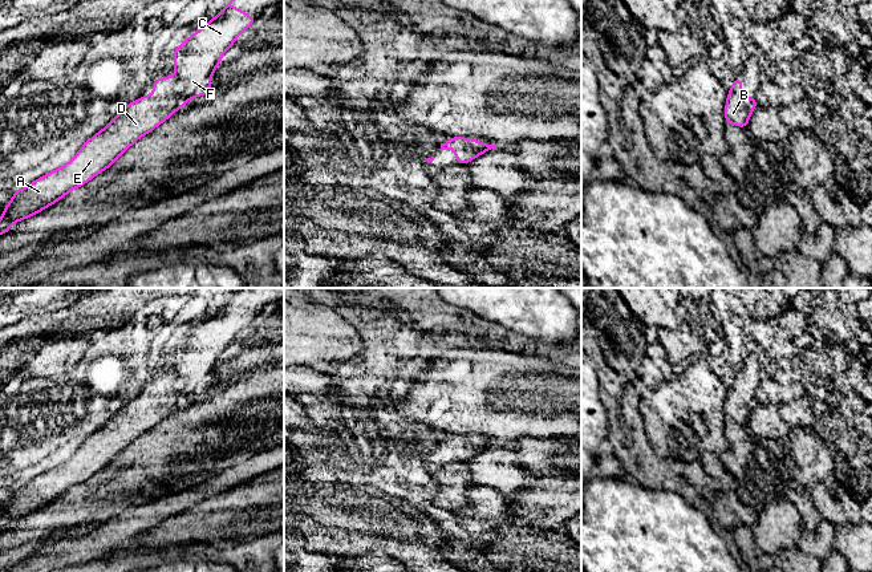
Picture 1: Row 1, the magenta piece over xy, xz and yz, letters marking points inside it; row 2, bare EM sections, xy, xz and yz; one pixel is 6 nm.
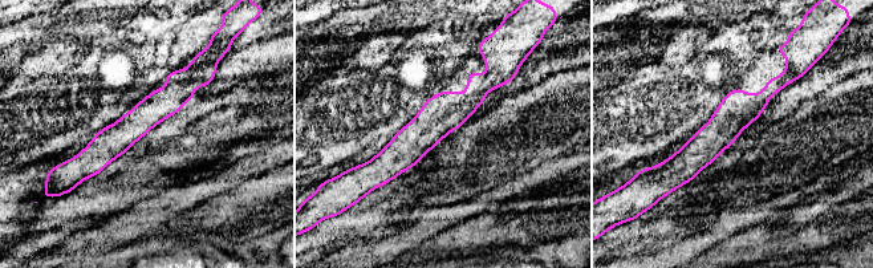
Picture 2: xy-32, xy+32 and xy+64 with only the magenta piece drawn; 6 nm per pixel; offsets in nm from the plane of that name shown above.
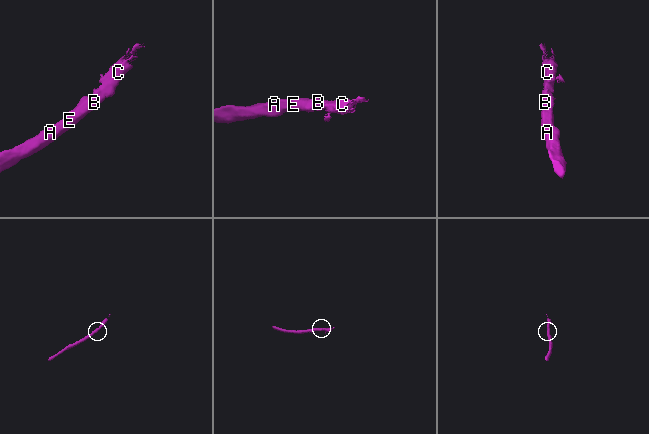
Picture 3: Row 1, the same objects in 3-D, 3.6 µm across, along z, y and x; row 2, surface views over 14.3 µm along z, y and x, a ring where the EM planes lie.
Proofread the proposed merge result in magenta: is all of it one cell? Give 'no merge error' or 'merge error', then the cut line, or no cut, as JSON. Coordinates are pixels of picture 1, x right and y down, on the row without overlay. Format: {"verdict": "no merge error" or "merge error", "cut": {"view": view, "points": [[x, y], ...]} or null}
{"verdict": "no merge error", "cut": null}

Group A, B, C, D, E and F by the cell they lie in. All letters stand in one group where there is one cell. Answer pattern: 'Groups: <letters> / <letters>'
Groups: A B C D E F

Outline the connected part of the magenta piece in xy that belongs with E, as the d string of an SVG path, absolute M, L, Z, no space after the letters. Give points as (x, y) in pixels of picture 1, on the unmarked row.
M234 295L216 313L207 320L207 322L188 336L183 338L183 341L173 348L171 350L175 353L174 357L177 362L173 365L173 369L178 373L174 377L171 373L163 376L154 376L154 385L151 393L143 393L137 398L127 401L101 429L94 431L89 438L86 438L80 449L62 465L45 471L44 474L36 476L25 486L17 486L13 495L8 499L5 507L1 511L0 516L0 534L11 527L11 523L19 518L28 516L29 514L48 506L50 502L58 499L72 487L84 483L92 475L98 472L101 468L110 465L117 455L125 450L134 439L137 439L143 433L153 429L158 422L170 415L173 410L182 406L187 398L191 398L194 394L206 393L211 386L211 374L214 368L220 362L222 353L224 349L234 342L238 333L251 324L257 315L252 315L243 309L240 305L232 305L231 301L236 297Z

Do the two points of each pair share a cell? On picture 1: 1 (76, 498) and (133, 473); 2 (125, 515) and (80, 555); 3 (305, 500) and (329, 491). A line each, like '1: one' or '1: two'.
1: one
2: one
3: one

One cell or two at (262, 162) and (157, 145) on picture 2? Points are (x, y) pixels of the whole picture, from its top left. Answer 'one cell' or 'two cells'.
two cells

